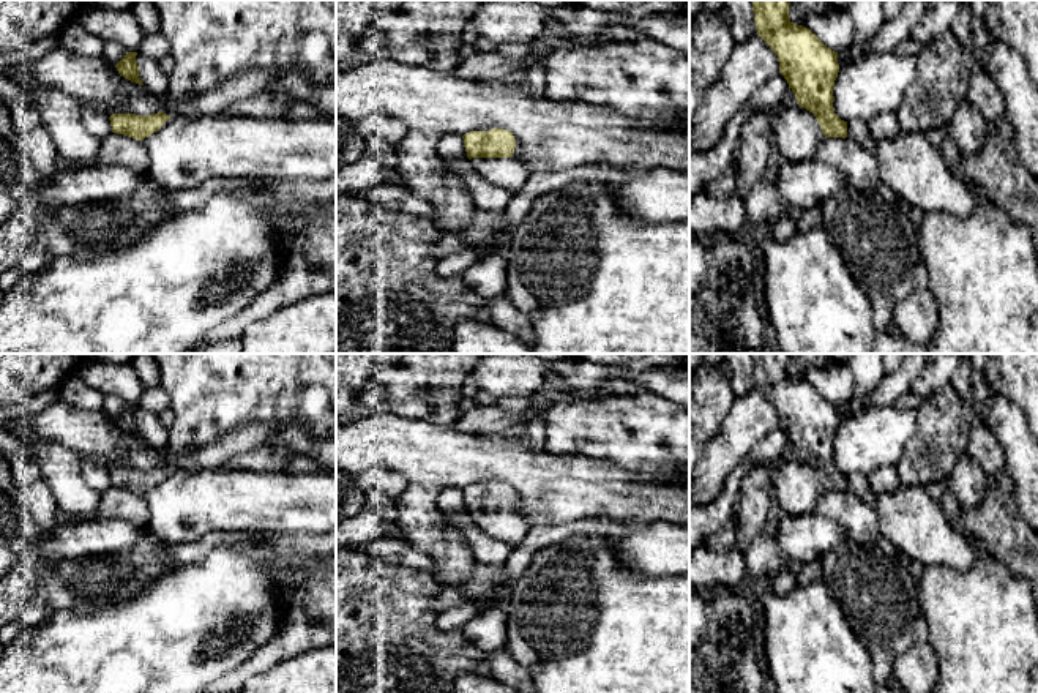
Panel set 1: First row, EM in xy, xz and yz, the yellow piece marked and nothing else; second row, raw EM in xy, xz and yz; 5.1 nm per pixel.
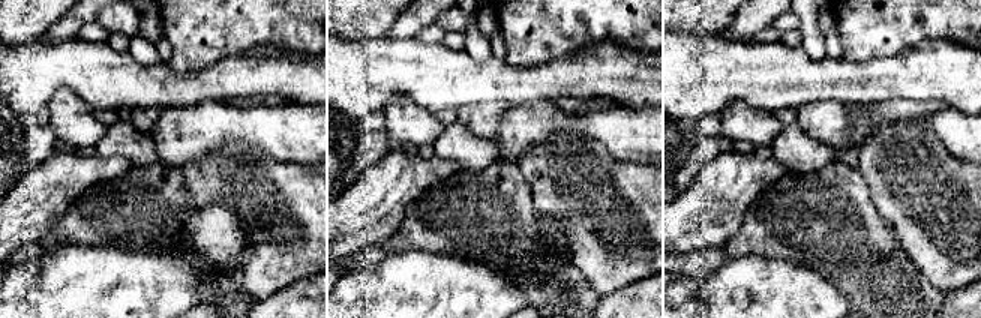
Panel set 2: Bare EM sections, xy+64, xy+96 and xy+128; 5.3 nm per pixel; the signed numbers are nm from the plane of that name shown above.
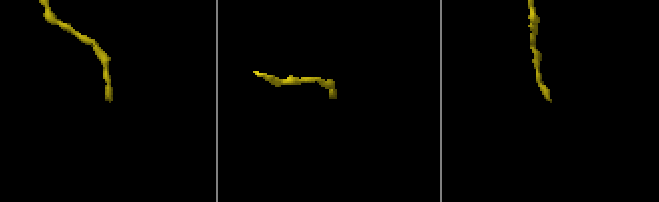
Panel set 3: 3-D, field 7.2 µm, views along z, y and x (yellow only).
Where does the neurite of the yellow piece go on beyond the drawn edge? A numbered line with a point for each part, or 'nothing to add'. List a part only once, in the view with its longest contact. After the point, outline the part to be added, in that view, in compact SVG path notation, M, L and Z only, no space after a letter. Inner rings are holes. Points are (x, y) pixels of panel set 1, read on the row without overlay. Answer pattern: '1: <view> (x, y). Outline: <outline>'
1: xz (508, 528). Outline: M472 511L470 518L486 535L505 543L511 549L521 546L528 534L530 524L510 511Z

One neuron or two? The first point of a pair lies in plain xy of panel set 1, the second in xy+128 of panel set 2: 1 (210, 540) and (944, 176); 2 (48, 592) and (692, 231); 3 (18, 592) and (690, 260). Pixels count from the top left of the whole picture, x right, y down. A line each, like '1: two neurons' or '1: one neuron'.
1: one neuron
2: two neurons
3: two neurons

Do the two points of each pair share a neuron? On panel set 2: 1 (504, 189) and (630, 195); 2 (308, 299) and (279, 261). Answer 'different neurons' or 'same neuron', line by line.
1: different neurons
2: different neurons

